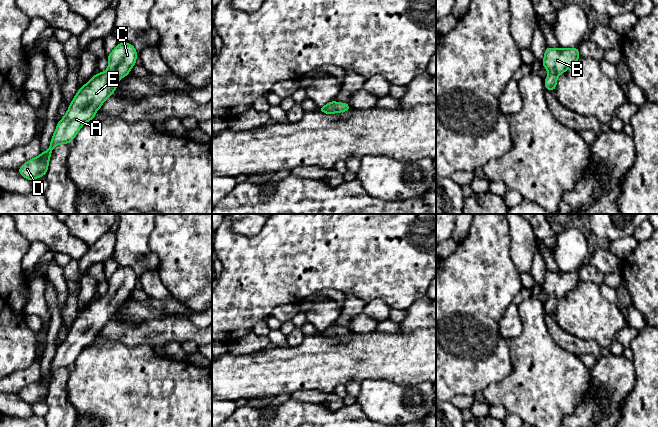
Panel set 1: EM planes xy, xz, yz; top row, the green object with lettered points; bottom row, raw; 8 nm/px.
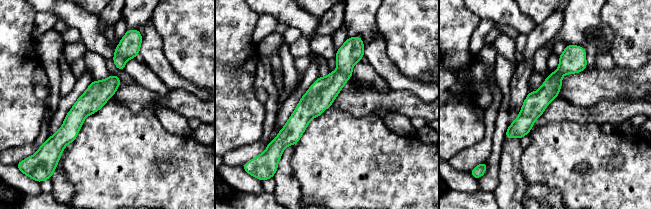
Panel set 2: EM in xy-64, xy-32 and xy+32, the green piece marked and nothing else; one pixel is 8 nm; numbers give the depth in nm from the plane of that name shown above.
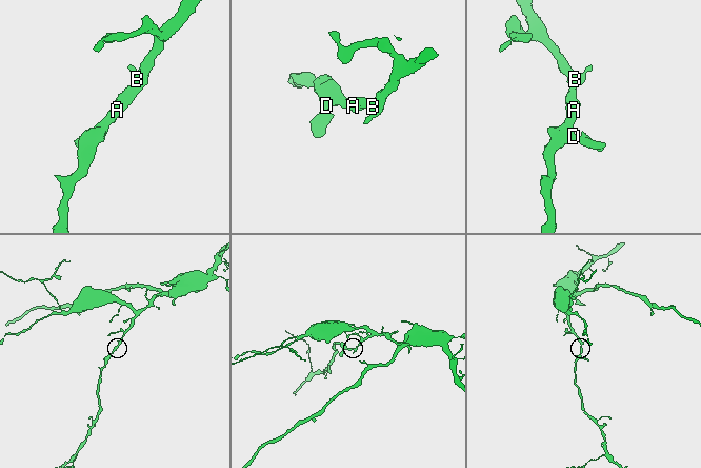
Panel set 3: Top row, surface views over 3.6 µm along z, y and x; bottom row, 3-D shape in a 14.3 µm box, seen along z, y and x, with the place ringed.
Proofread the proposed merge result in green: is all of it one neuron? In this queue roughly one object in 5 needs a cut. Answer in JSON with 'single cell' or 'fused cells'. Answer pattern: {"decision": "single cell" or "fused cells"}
{"decision": "single cell"}

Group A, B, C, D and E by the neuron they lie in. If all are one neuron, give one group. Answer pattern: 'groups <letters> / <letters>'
groups A B C D E

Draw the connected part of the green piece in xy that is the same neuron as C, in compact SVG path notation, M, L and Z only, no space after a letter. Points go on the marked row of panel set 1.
M118 43L107 58L108 69L95 74L78 89L68 111L57 124L48 150L20 166L17 170L20 175L30 181L46 175L53 148L69 144L81 127L96 116L96 111L114 93L118 80L127 76L135 65L137 51L130 43Z

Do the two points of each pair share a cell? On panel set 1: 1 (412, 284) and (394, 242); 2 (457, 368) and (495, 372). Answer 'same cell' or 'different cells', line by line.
1: same cell
2: same cell

